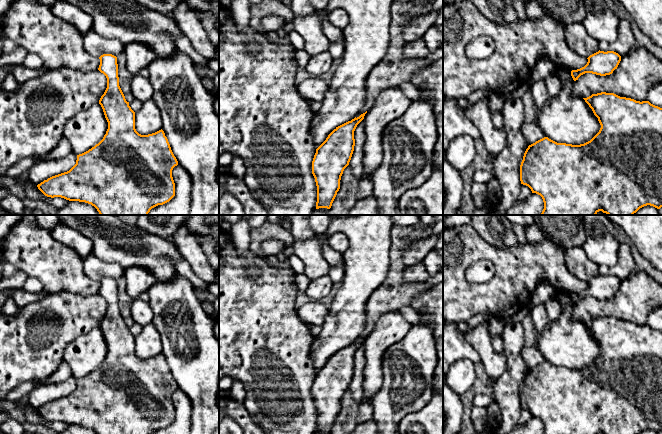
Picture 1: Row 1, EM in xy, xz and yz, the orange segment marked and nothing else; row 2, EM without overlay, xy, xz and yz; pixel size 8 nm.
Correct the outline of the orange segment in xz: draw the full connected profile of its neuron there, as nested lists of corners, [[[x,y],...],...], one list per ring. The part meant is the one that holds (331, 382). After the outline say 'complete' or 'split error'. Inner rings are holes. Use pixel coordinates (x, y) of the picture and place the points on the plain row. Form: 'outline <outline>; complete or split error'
outline [[[366,337],[336,351],[316,373],[312,385],[312,398],[317,410],[316,433],[331,432],[340,413],[343,395],[354,375],[354,355]]]; complete

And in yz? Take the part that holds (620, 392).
outline [[[606,316],[592,318],[583,323],[598,342],[601,349],[599,356],[590,365],[580,369],[557,367],[548,361],[529,369],[520,389],[521,408],[528,410],[532,417],[542,421],[543,434],[639,434],[647,429],[660,433],[662,431],[662,332],[651,328],[649,325],[640,326]]]; complete

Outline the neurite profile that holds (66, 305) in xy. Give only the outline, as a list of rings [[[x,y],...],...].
[[[68,292],[46,294],[38,302],[20,308],[15,316],[0,314],[0,400],[22,383],[49,377],[64,361],[64,351],[74,339],[98,327],[107,312],[107,302],[99,294],[81,296]]]

